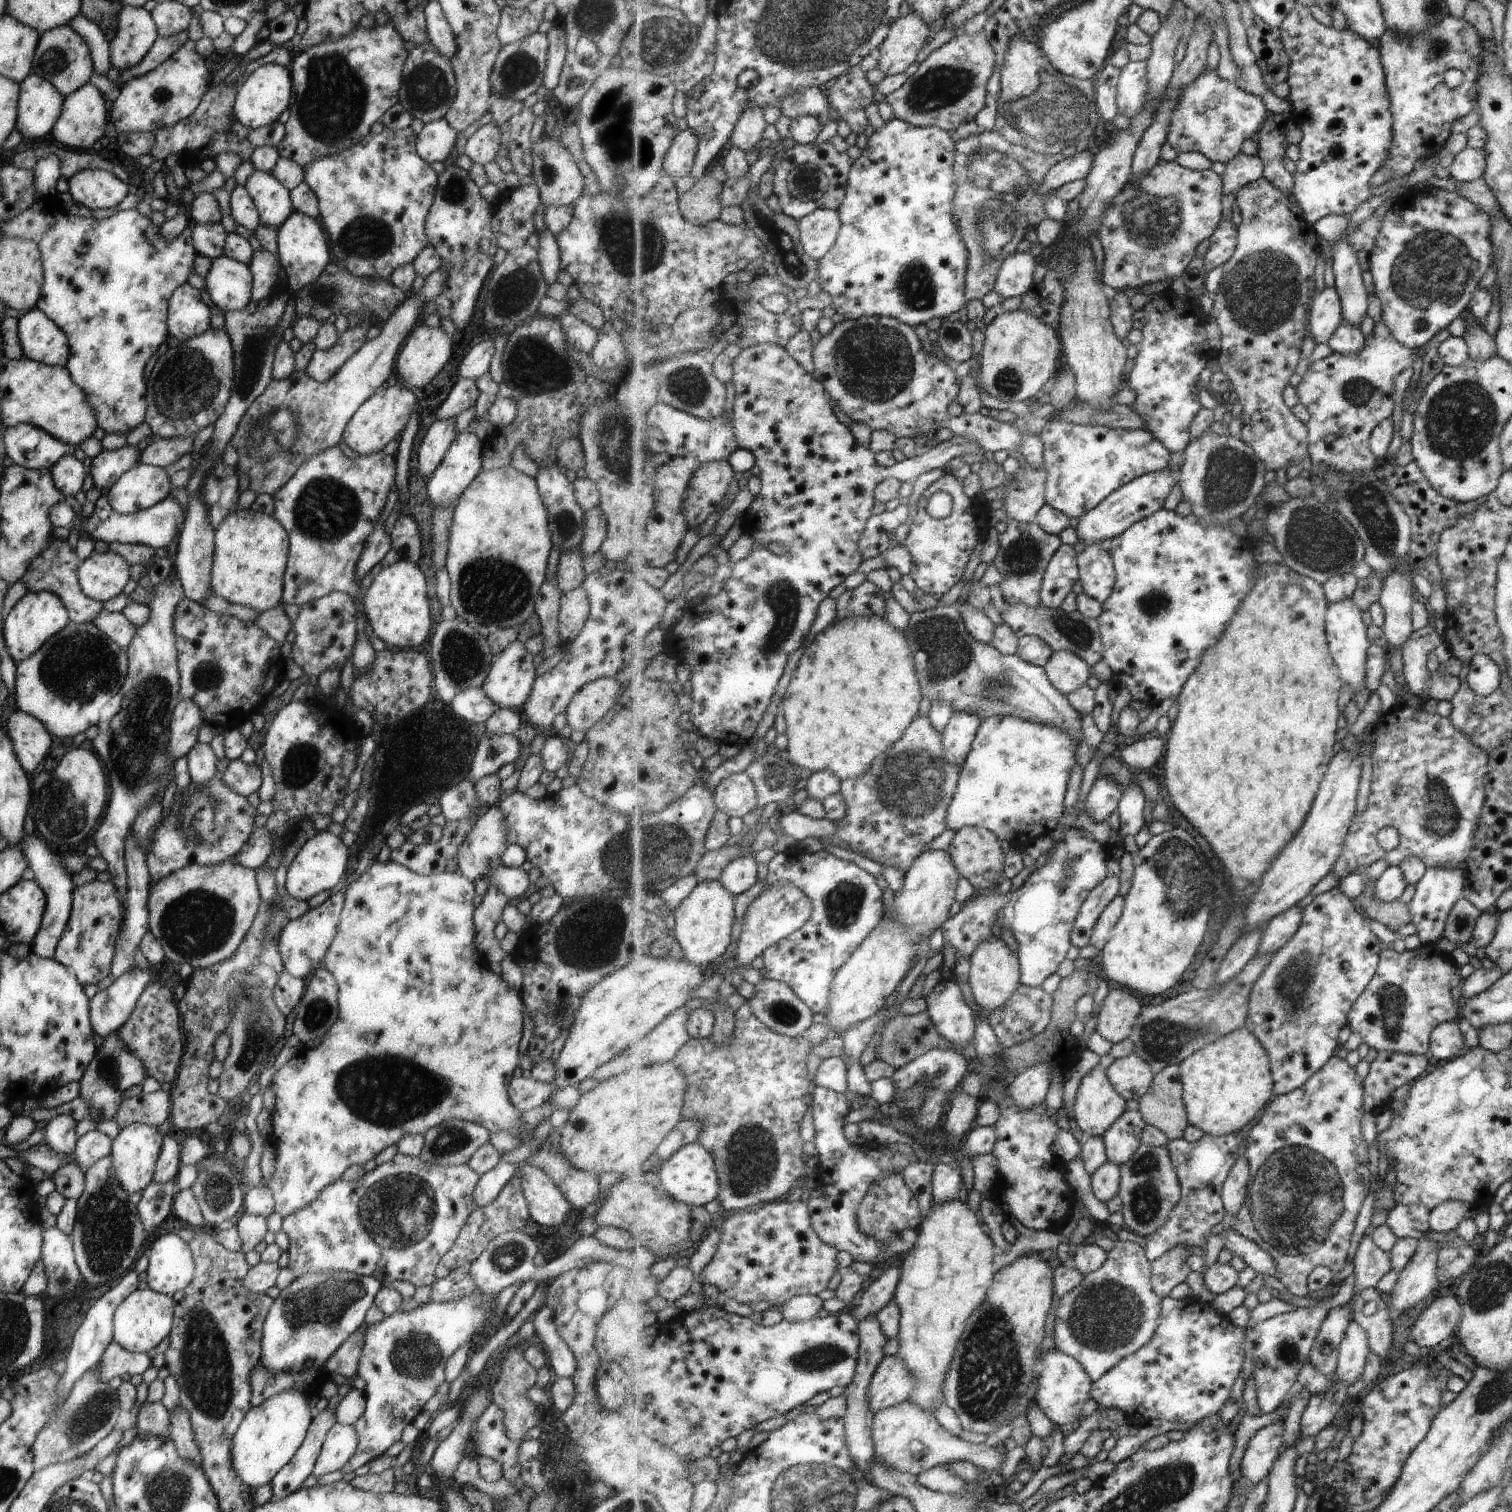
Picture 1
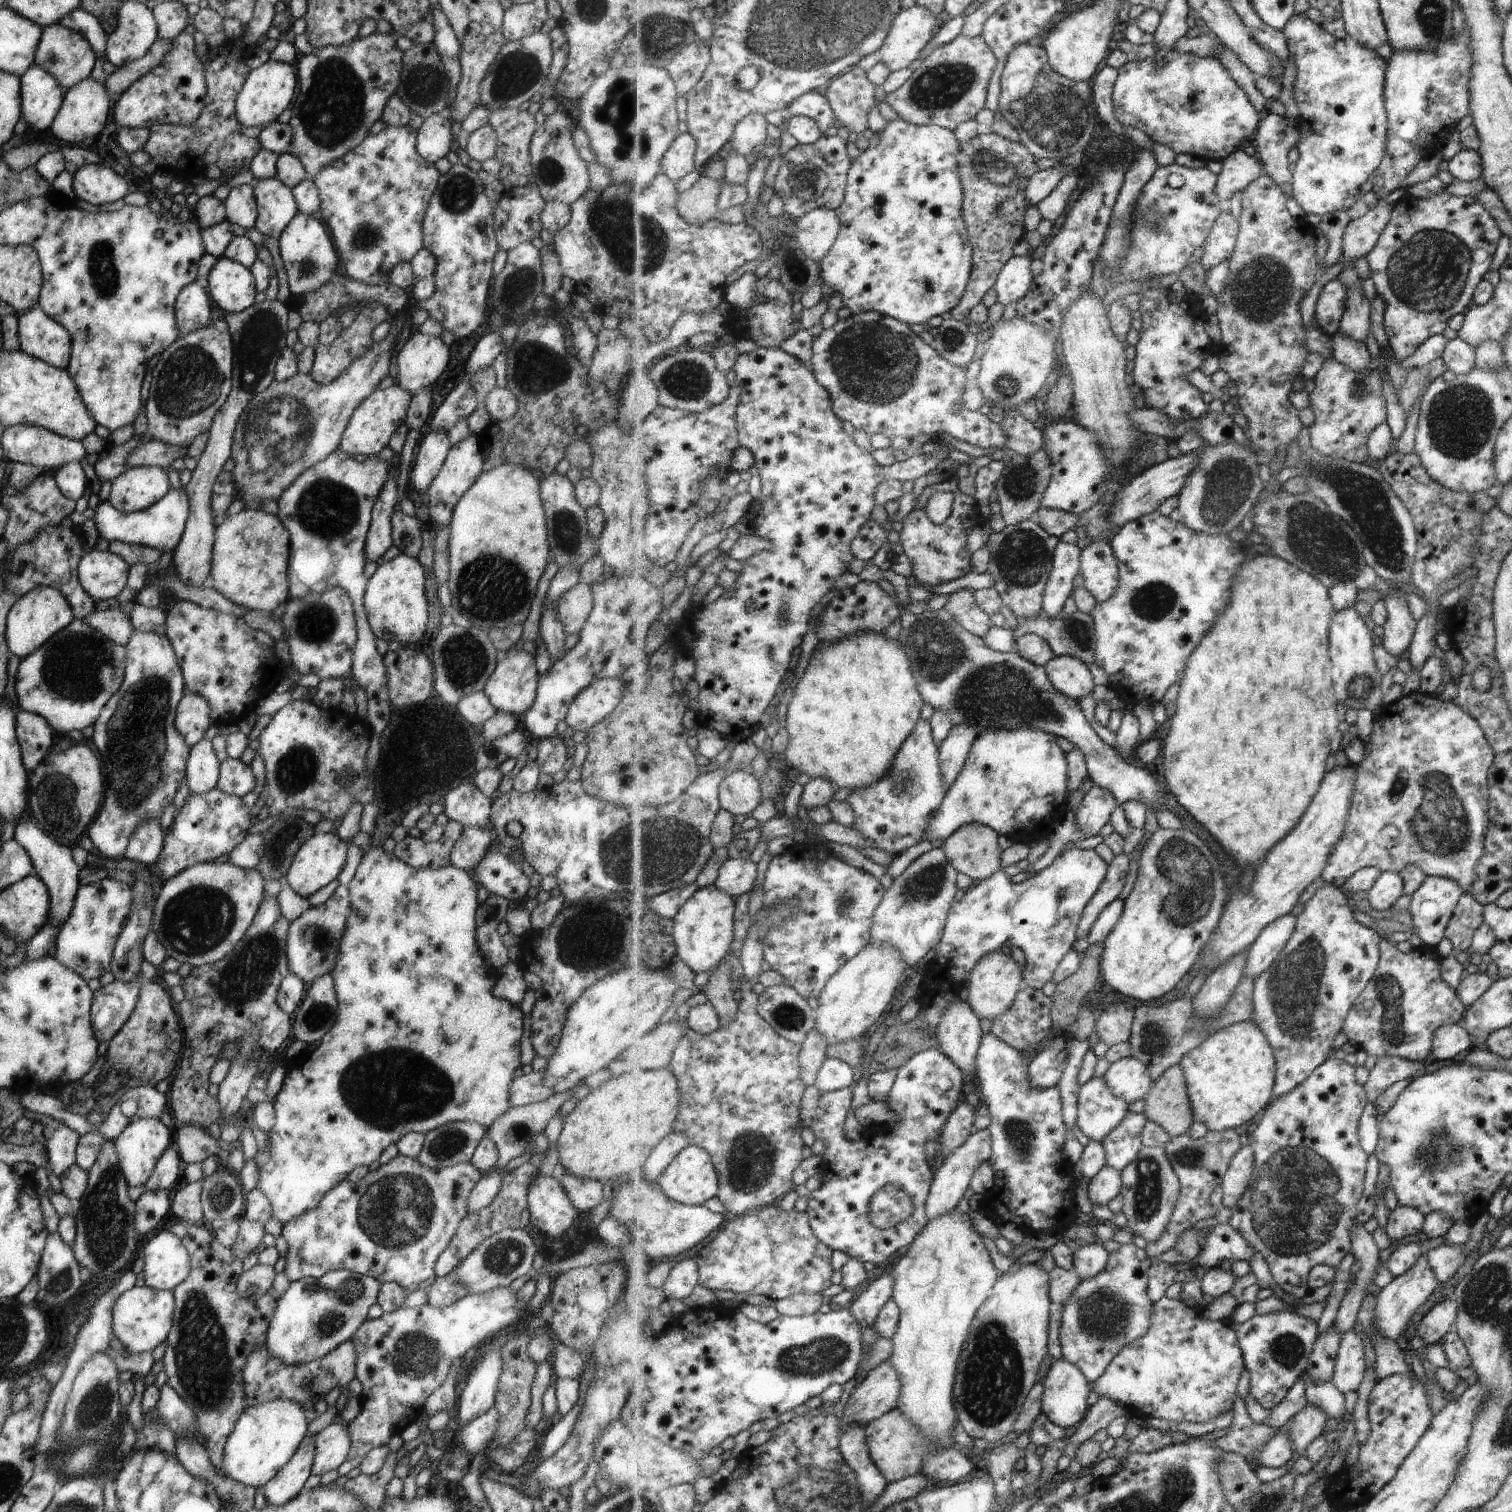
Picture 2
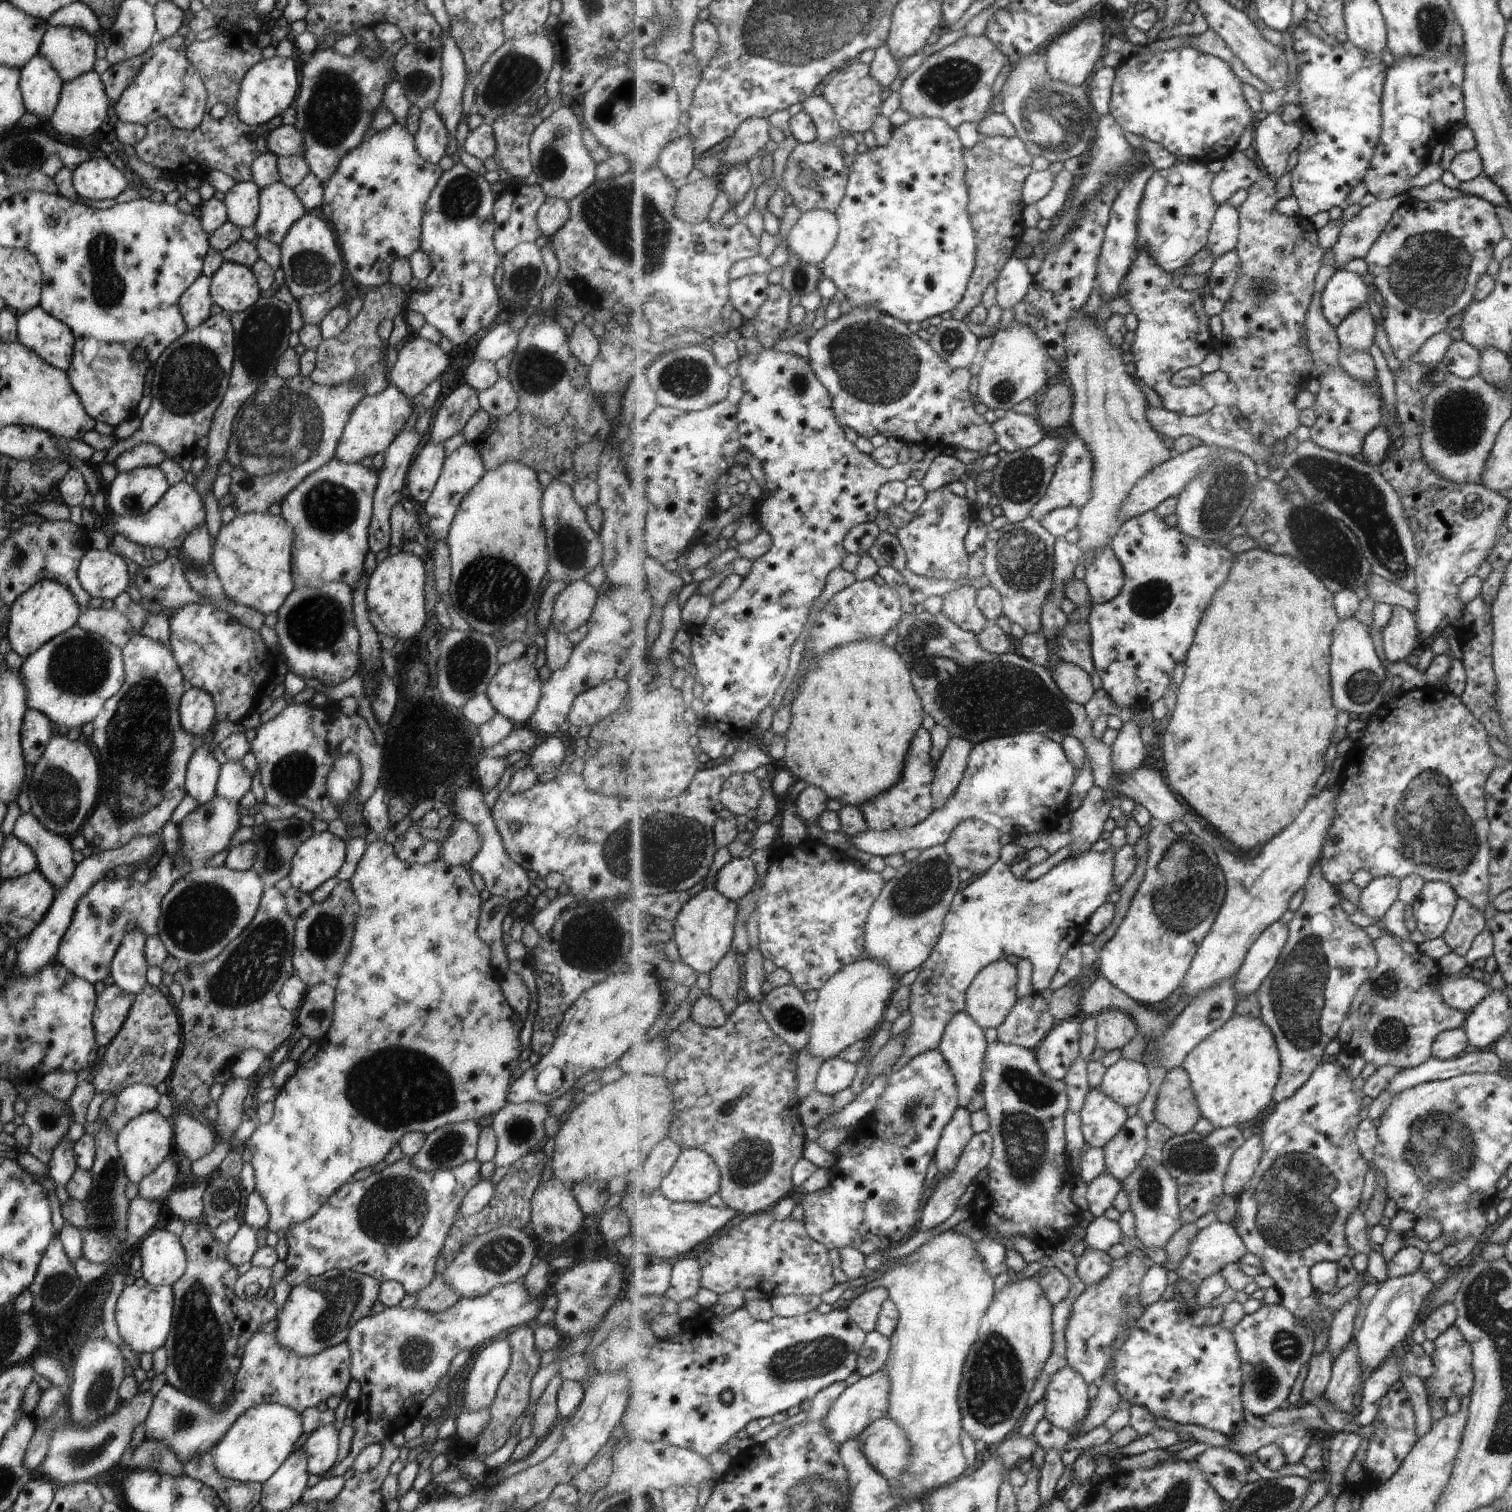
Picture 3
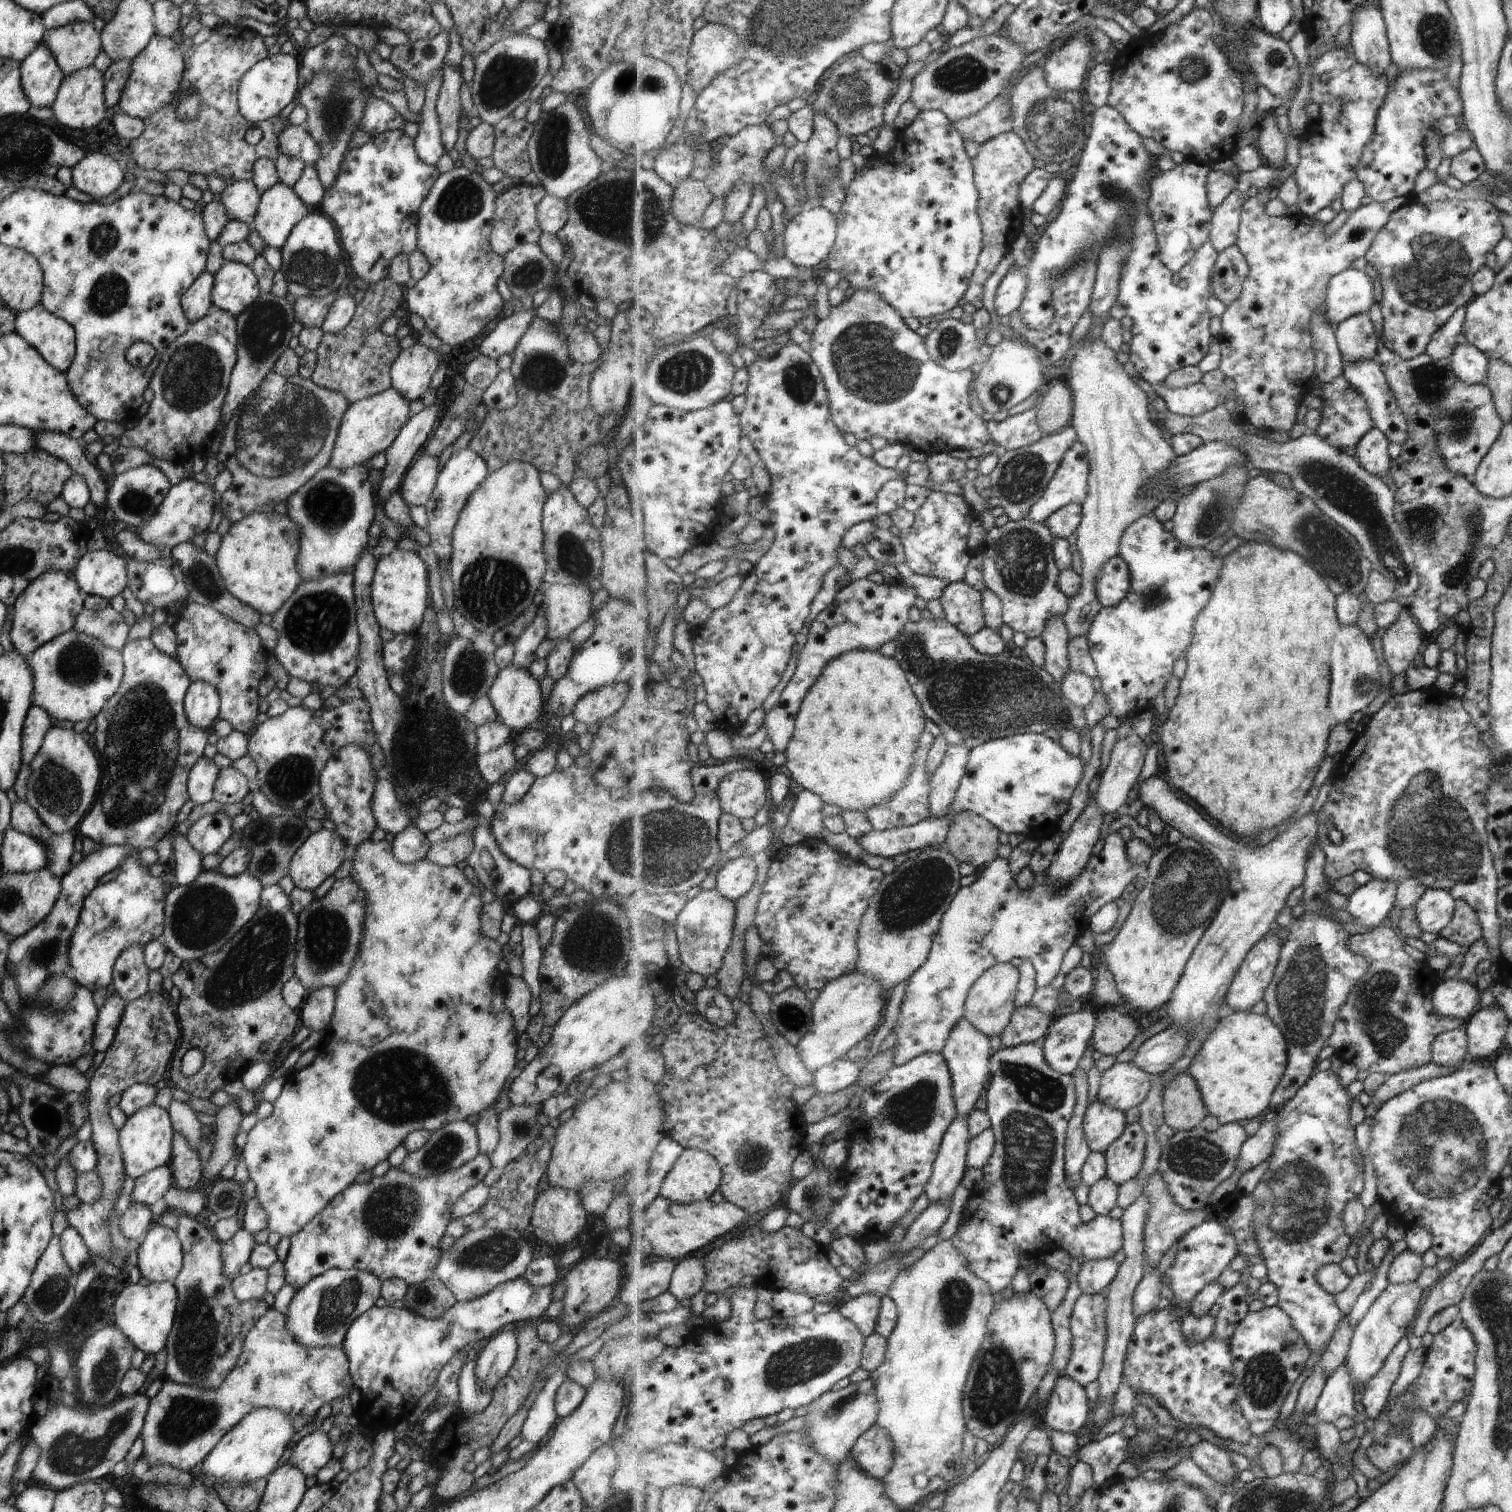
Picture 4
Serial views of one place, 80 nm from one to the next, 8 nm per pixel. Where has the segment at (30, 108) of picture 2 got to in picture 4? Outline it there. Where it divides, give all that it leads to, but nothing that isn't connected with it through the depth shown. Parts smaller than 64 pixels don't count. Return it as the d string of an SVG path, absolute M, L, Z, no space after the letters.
M42 40L20 62L19 72L21 88L30 106L50 108L64 74Z

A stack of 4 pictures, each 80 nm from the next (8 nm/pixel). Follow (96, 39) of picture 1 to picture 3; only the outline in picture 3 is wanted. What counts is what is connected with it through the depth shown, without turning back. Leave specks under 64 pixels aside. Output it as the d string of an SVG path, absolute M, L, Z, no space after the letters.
M81 1L67 4L56 10L47 20L48 26L75 27L87 32L92 37L100 36L101 28L93 11Z

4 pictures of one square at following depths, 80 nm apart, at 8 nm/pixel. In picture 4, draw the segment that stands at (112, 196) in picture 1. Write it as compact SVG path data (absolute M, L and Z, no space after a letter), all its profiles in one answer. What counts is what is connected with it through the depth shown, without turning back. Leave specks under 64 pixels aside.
M93 152L85 155L71 168L72 187L92 198L115 192L123 178L123 166L108 154Z

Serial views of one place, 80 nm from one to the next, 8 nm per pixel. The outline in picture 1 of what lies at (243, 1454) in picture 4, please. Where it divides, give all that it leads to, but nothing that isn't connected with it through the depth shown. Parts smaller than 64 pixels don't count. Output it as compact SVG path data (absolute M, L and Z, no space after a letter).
M285 1390L261 1404L250 1407L231 1436L231 1470L251 1491L268 1484L271 1478L291 1459L309 1429L314 1411L307 1408L307 1400L299 1390Z

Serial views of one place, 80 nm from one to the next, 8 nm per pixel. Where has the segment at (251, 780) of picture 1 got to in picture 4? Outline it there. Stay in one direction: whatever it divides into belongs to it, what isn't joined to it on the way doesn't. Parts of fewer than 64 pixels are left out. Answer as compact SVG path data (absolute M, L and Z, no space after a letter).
M230 766L219 770L219 775L214 780L212 798L221 805L227 805L241 802L248 792L247 779Z

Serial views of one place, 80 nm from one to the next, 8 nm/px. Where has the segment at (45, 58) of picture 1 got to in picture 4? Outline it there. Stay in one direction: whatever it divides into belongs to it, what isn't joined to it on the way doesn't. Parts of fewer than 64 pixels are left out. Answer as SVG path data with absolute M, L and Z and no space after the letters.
M72 22L62 27L45 29L42 42L51 51L57 66L64 75L92 65L93 59L101 50L100 34L91 23Z

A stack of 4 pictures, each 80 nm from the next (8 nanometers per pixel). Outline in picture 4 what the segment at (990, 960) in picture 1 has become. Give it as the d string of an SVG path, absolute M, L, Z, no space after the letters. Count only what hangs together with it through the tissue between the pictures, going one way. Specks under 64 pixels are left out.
M999 963L984 972L984 975L971 987L967 997L965 1017L984 1035L1002 1036L1002 1032L1012 1021L1016 1011L1016 992L1020 981L1019 970L1010 963Z

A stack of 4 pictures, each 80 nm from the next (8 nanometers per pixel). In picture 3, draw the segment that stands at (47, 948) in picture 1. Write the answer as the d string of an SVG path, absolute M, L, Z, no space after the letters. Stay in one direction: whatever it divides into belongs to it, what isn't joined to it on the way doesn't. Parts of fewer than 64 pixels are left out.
M31 812L20 814L12 834L31 847L37 861L37 870L53 885L54 894L66 886L73 874L70 838L49 832Z

